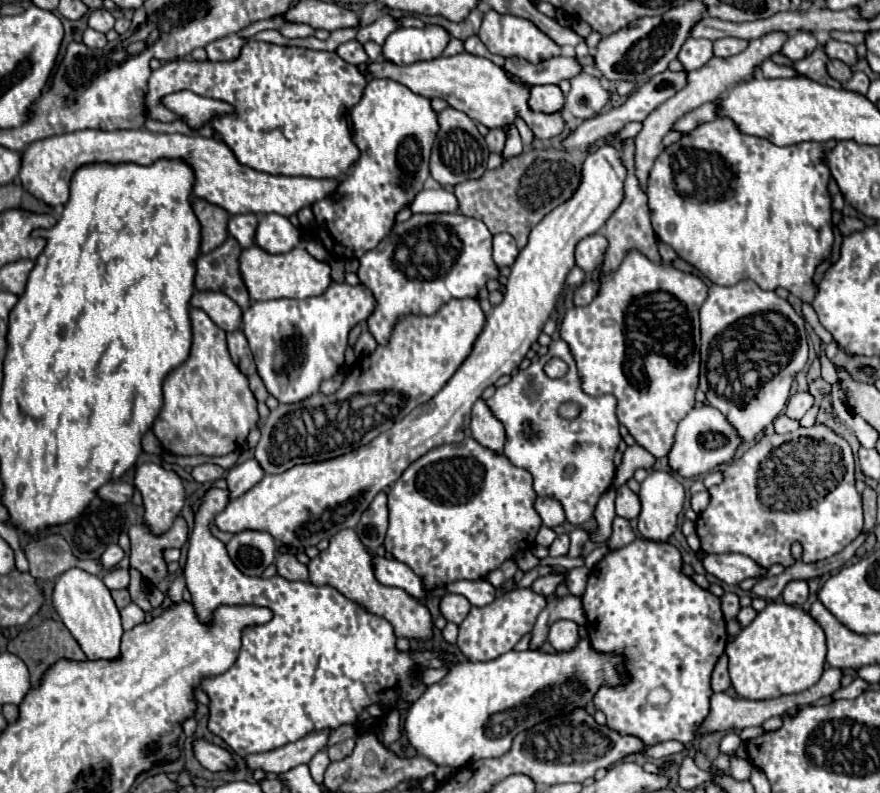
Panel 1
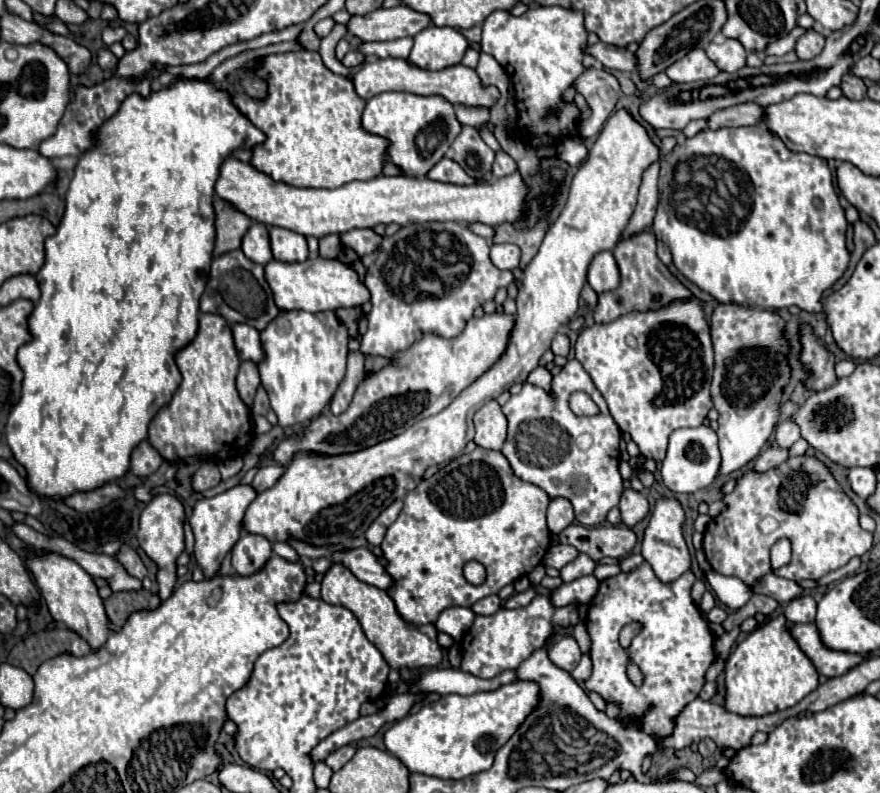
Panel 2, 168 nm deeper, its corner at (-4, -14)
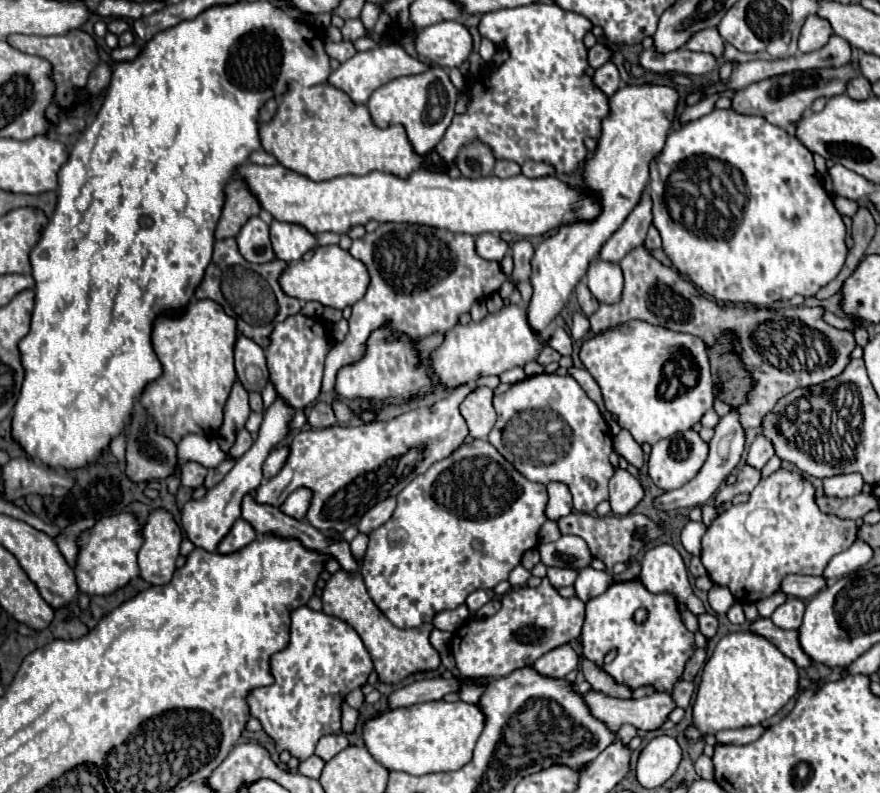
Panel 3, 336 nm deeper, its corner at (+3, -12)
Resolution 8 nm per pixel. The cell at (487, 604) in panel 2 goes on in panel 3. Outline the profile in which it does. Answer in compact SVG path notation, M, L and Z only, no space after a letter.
M476 590L474 593L470 593L468 595L468 599L466 599L466 605L468 605L468 609L472 611L472 613L476 613L480 607L484 607L490 599L494 597L494 593L492 590Z

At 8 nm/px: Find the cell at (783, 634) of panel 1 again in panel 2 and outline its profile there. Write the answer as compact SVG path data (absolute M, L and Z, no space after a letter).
M783 615L757 627L743 641L739 641L725 663L725 703L723 707L743 717L761 717L787 707L797 705L803 697L815 691L819 685L819 673L801 655L797 641L787 631Z

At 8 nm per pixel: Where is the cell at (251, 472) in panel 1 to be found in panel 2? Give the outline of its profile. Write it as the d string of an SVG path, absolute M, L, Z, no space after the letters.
M277 463L265 465L265 467L261 467L261 469L257 471L257 475L255 475L255 479L253 479L251 485L255 487L257 493L261 493L261 491L273 487L273 485L277 483L277 479L283 475L283 471L285 471L285 467L283 467L283 465L277 465Z

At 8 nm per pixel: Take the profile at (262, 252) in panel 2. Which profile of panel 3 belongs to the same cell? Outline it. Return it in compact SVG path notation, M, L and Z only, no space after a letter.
M260 217L248 219L242 231L236 237L242 257L250 263L270 263L274 261L274 251L270 247L268 225Z

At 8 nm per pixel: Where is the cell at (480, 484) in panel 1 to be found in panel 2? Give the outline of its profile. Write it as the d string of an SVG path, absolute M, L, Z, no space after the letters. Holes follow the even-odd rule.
M477 447L469 455L457 457L453 463L437 471L435 475L423 479L413 491L405 497L405 507L395 519L395 523L385 533L381 543L383 557L387 559L385 571L393 579L393 585L387 589L387 595L393 599L397 613L409 625L427 625L435 623L439 613L449 607L471 607L477 599L485 595L499 593L505 585L517 581L523 575L529 575L549 549L551 535L545 521L545 511L549 505L549 495L533 485L521 481L507 457L501 451ZM467 561L479 561L487 569L487 581L479 587L467 583L463 575L463 565Z

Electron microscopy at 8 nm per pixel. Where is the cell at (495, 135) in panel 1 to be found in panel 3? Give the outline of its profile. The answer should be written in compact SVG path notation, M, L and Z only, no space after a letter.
M498 159L494 165L494 175L496 177L512 177L520 173L520 165L514 161L506 161L506 159Z

